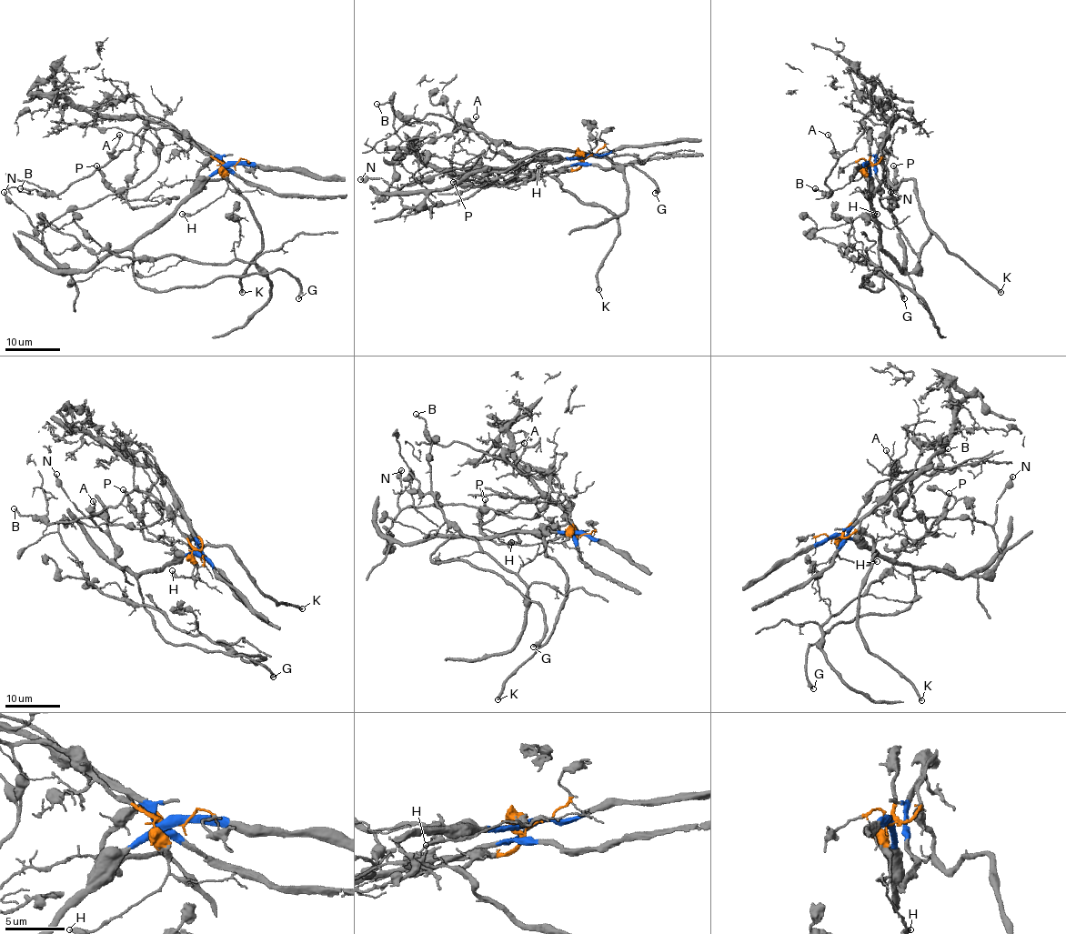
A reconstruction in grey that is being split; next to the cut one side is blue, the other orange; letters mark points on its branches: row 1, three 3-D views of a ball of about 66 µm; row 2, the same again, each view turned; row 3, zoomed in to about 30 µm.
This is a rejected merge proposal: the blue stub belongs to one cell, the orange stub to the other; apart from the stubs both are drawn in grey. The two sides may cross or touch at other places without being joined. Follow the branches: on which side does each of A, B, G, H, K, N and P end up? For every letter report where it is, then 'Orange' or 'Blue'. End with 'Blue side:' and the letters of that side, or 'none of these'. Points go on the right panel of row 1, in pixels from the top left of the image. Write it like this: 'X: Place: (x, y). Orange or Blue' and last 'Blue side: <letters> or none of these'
A: Place: (828, 135). Orange
B: Place: (815, 188). Orange
G: Place: (904, 298). Blue
H: Place: (877, 214). Orange
K: Place: (1000, 292). Orange
N: Place: (890, 192). Blue
P: Place: (893, 165). Orange
Blue side: G, N

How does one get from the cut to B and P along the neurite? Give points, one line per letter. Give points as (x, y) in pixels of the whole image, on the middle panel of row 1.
B: (588, 156), (507, 159), (456, 121), (437, 114), (421, 119), (402, 116), (389, 103), (377, 105)
P: (588, 156), (578, 167), (561, 170), (556, 175), (517, 175), (504, 183), (474, 186), (453, 181)

